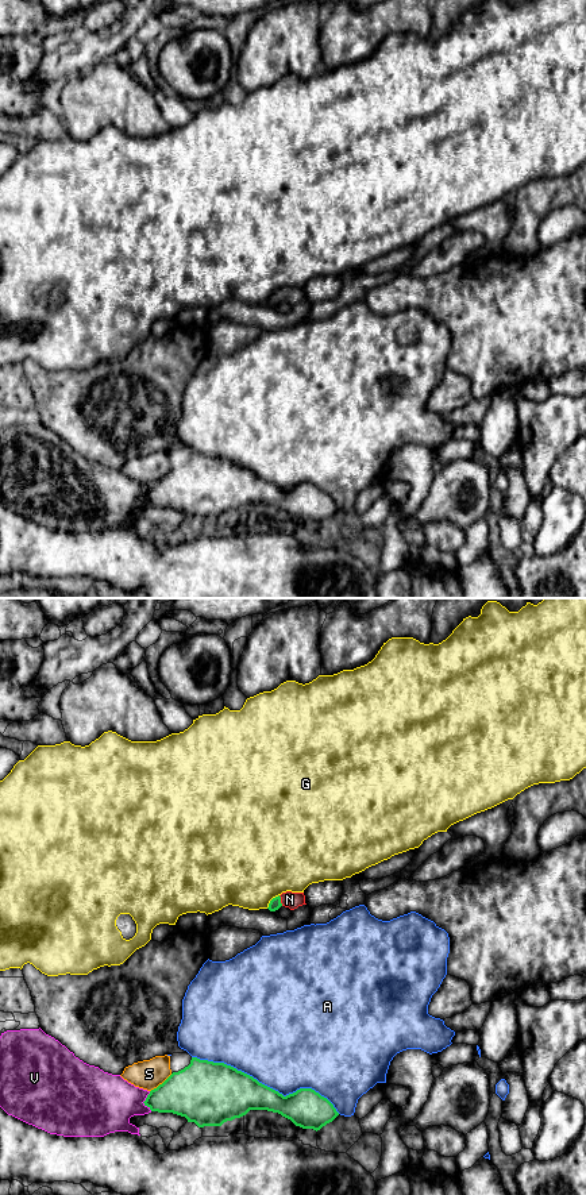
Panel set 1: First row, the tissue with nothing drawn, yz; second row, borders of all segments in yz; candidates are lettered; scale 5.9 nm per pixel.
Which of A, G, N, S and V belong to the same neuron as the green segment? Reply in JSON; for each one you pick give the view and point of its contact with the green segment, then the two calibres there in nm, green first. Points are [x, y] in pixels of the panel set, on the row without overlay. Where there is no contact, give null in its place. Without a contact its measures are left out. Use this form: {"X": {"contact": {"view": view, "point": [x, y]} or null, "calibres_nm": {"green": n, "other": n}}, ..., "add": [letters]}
{"N": {"contact": {"view": "yz", "point": [280, 296]}, "calibres_nm": {"green": 70, "other": 100}}, "add": ["N"]}

